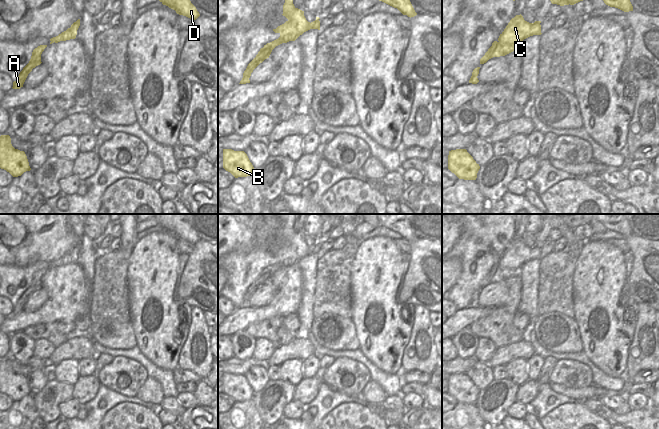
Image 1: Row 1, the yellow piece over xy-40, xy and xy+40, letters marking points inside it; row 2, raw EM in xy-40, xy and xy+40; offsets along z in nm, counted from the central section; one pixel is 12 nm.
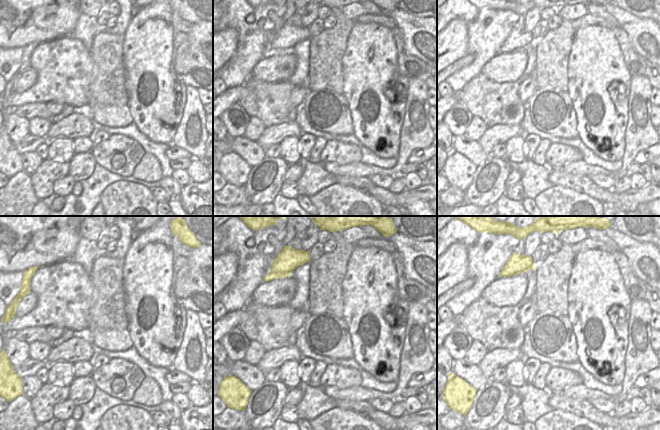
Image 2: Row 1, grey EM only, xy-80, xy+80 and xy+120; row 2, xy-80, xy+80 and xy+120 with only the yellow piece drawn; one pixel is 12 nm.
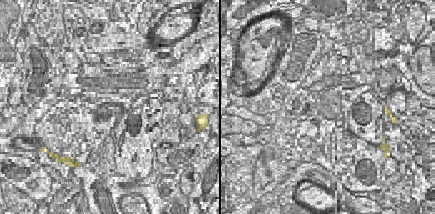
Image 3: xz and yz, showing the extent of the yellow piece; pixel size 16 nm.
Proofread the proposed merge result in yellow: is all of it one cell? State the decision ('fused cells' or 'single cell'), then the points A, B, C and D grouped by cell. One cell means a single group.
fused cells | A B / C D

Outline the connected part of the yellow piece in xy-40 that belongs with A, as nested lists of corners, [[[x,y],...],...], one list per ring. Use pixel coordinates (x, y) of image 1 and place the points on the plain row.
[[[40,269],[33,274],[29,287],[23,292],[17,303],[13,306],[13,313],[20,313],[21,311],[23,311],[28,298],[32,295],[33,292],[42,287],[41,278],[46,271],[47,269]]]

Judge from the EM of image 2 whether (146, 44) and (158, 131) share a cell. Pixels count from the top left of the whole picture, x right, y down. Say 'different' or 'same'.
same

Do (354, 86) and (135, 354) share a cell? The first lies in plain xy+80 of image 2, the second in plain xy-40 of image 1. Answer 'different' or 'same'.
different

